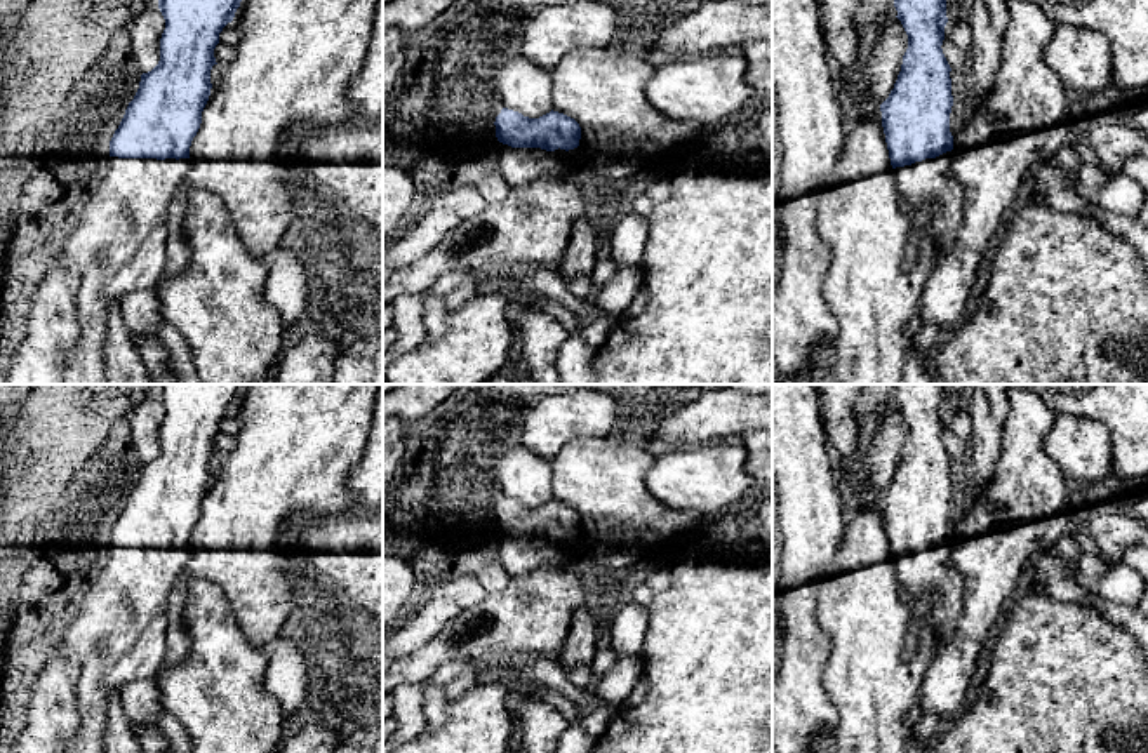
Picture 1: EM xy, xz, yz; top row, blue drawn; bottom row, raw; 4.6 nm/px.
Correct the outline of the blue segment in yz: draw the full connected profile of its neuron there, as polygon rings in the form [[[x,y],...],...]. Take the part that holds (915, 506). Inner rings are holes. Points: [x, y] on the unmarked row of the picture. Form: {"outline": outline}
{"outline": [[[896,384],[894,396],[908,424],[908,438],[889,487],[880,494],[882,516],[892,555],[899,593],[908,603],[931,598],[931,633],[934,650],[953,635],[962,609],[964,581],[950,563],[953,525],[950,503],[953,496],[950,454],[943,443],[946,390],[944,384]]]}

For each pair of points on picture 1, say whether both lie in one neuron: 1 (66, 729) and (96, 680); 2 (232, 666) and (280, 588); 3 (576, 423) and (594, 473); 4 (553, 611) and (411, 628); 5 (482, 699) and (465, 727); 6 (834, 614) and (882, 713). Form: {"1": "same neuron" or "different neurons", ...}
{"1": "different neurons", "2": "different neurons", "3": "different neurons", "4": "different neurons", "5": "same neuron", "6": "same neuron"}

